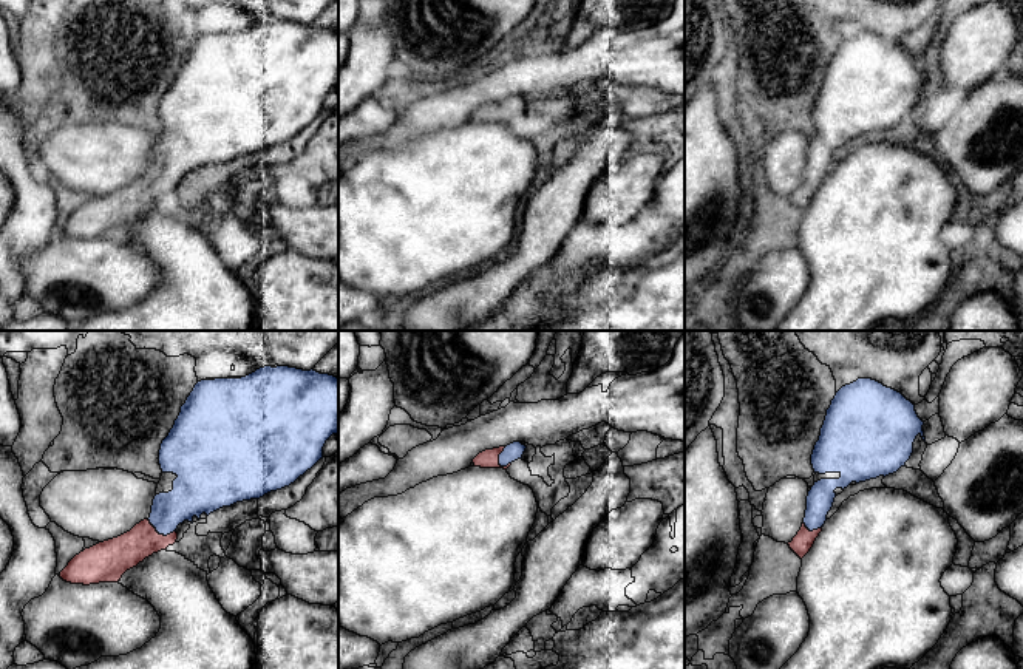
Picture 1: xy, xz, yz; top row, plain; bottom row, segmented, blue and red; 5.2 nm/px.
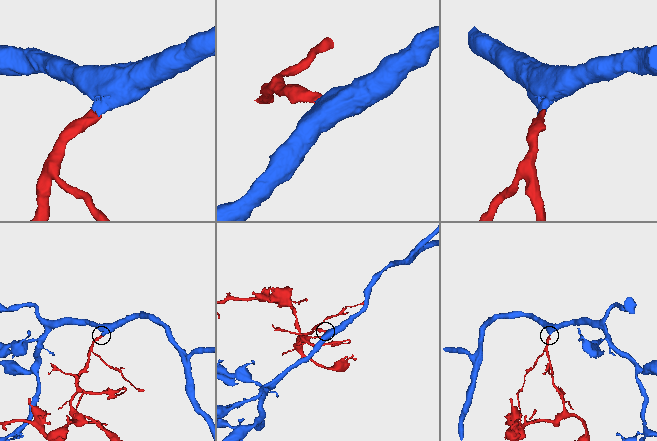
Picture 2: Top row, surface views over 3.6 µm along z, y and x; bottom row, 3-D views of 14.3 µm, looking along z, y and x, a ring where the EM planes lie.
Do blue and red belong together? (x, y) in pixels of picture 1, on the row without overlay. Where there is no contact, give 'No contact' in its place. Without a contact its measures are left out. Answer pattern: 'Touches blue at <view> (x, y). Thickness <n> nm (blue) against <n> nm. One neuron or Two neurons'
Touches blue at xy (161, 187). Thickness 200 nm (blue) against 180 nm. One neuron

